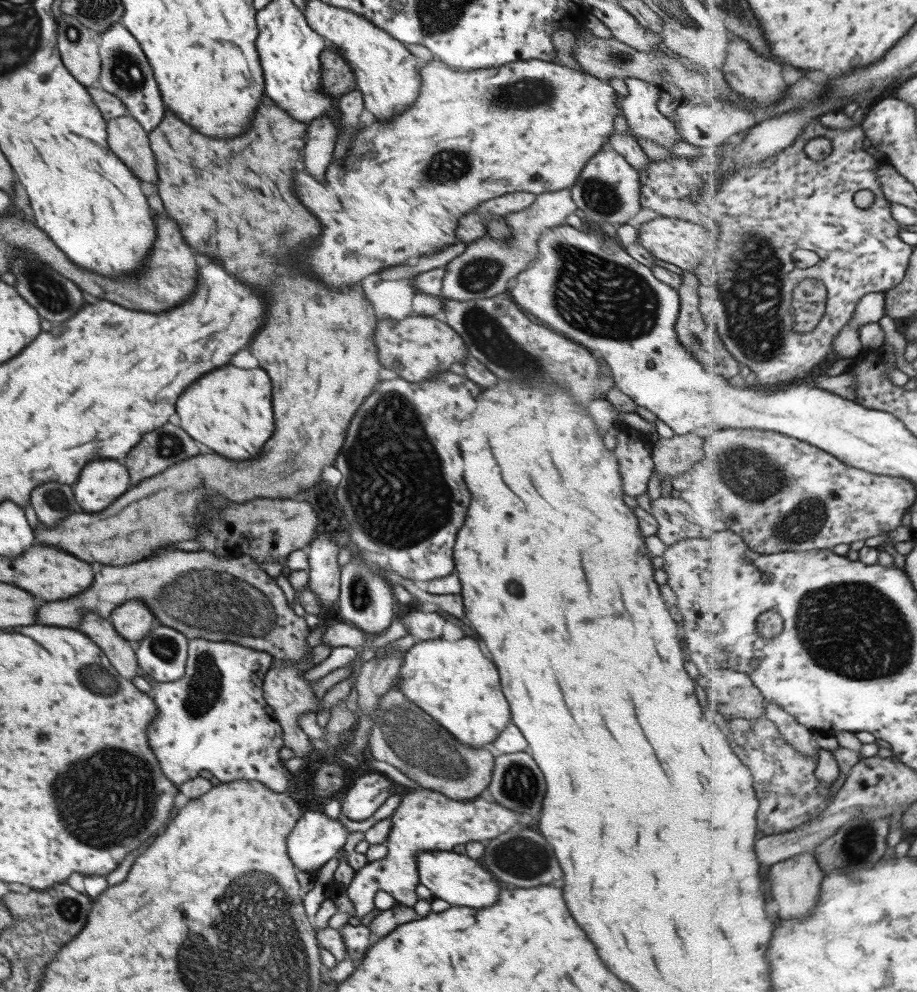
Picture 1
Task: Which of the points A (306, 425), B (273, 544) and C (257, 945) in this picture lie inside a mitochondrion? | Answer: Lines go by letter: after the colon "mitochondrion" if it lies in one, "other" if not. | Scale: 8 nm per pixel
A: other
B: other
C: mitochondrion

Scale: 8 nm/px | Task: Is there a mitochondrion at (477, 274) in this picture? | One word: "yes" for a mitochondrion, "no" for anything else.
yes

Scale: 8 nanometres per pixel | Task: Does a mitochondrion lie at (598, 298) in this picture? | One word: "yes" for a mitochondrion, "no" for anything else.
yes

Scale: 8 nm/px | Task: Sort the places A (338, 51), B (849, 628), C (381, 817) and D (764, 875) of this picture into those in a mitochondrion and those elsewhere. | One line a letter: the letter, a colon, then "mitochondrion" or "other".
A: other
B: mitochondrion
C: other
D: other

